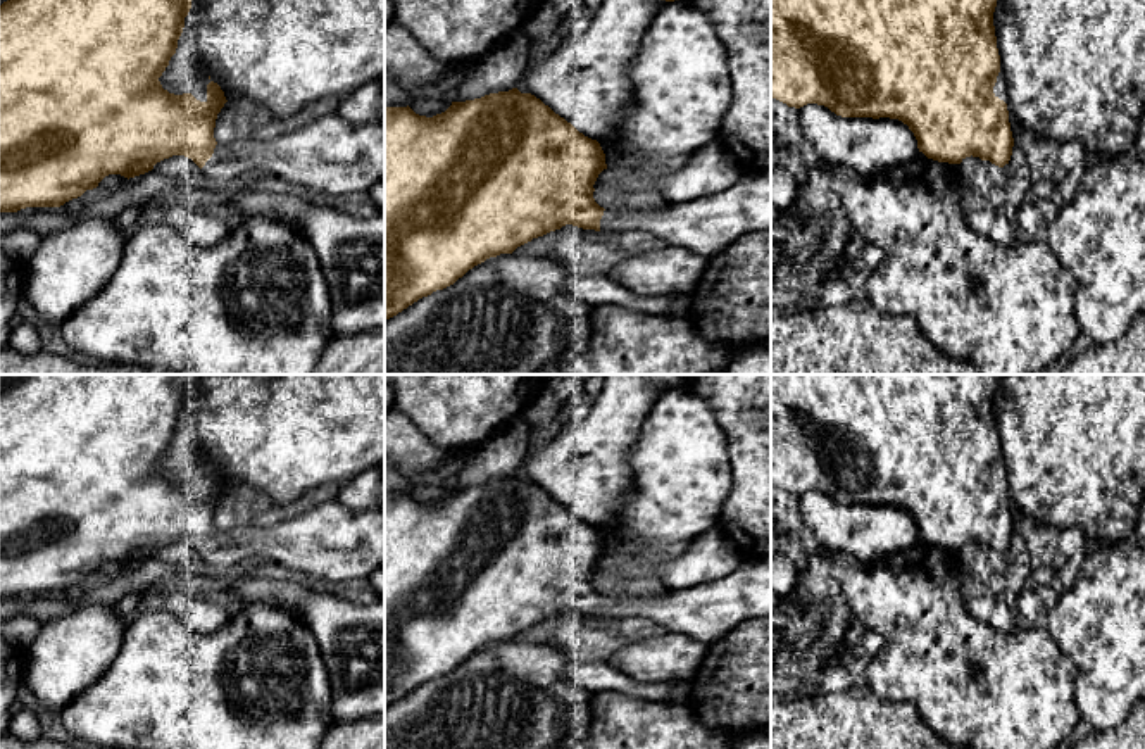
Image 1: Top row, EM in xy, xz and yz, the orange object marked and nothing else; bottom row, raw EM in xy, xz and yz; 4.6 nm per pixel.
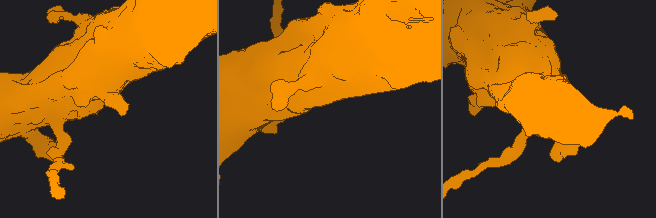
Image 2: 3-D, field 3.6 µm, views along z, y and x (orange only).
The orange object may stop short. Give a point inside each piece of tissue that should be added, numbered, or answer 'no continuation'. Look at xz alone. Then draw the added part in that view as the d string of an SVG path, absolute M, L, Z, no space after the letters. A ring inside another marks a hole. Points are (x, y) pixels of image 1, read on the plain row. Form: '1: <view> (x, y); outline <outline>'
1: xz (707, 611); outline M771 556L743 564L724 578L647 597L605 595L600 618L643 616L667 632L710 645L752 618L771 614Z

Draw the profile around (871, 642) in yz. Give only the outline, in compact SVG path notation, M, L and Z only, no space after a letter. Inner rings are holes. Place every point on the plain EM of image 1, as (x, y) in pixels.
M867 630L852 649L847 649L843 661L847 663L859 656L871 658L878 654L883 649L883 645L885 645L885 637L876 630Z

